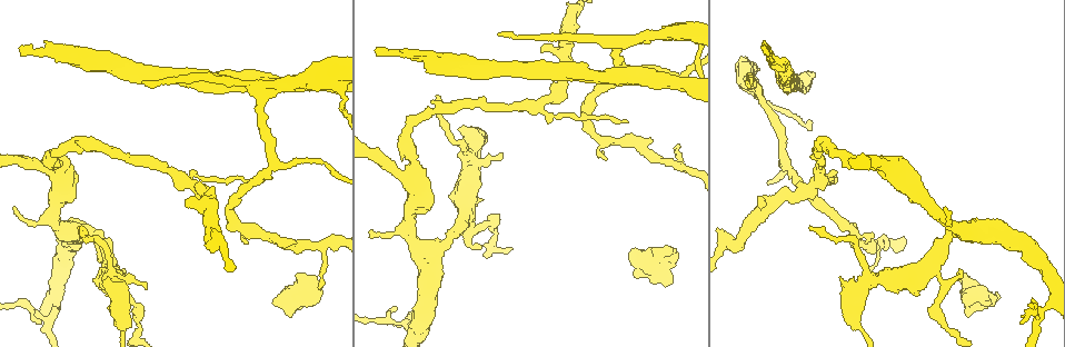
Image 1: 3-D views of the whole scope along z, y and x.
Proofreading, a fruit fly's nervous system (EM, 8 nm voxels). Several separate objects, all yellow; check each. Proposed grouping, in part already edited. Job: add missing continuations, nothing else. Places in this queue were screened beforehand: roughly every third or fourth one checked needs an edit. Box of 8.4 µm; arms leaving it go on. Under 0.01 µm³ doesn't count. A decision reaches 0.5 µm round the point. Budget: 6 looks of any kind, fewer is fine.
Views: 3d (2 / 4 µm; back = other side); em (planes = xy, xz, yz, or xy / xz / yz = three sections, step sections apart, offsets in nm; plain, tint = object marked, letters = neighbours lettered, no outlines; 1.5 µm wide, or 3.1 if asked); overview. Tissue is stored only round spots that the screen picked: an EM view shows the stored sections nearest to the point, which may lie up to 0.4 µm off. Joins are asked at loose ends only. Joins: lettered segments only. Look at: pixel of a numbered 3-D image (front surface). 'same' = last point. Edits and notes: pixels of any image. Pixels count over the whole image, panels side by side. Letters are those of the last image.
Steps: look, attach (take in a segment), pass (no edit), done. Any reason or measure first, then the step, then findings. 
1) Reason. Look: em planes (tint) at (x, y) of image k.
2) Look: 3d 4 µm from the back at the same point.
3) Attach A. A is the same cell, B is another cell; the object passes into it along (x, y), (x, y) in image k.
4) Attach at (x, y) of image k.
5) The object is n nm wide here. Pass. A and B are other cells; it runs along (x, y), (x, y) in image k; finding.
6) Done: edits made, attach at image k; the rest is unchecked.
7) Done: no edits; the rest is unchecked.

Thin end. Look: em xz step 4 (tint) at (500, 34) of image 1.

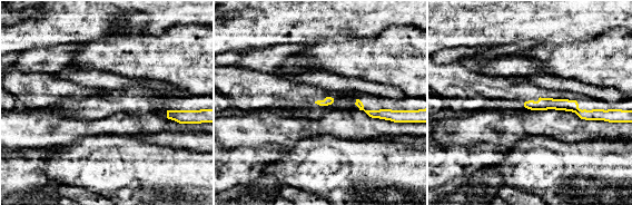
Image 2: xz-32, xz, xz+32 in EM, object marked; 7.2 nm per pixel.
Look: em xz step 4 (letters) at the same point.

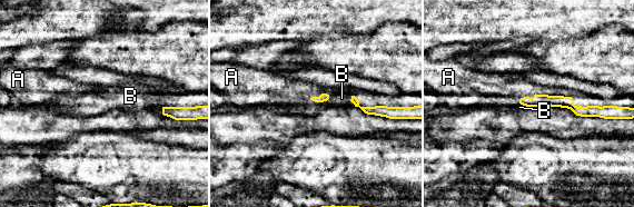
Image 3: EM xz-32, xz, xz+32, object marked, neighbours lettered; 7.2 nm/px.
Attach A. A is the same cell, B is another cell; the neuron continues.

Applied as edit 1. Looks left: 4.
See it whole again. Look: overview.

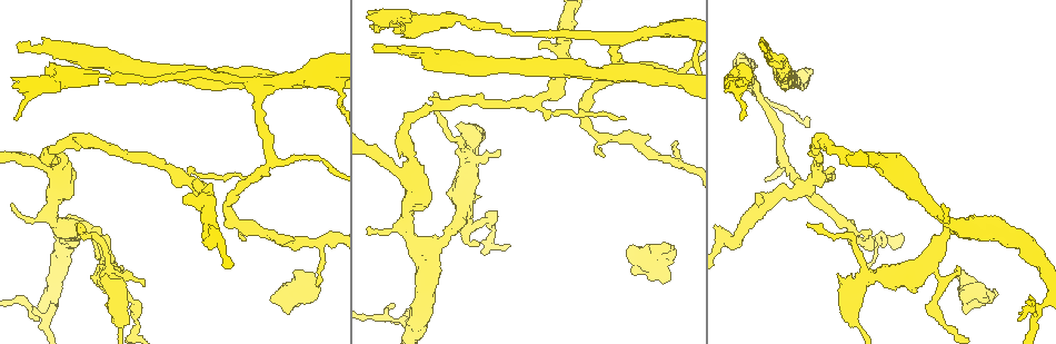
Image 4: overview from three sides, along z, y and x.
Thin end. Look: 3d 2 µm at (477, 244) of image 4.

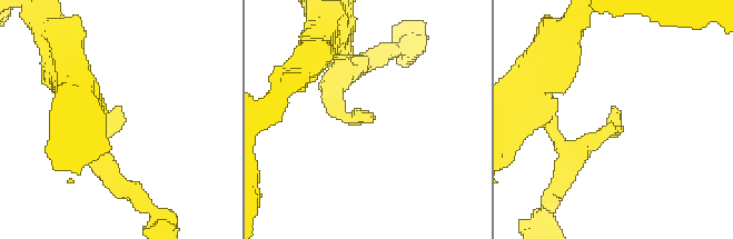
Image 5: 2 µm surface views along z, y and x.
Look: em planes (letters) at (370, 116) of image 5.

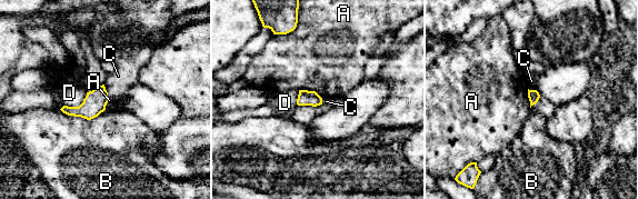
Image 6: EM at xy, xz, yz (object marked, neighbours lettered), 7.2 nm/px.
Pass. A, B, C and D are other cells; a border runs along (297, 23), (292, 30), (275, 35) in image 6; no lettered segment goes on from it.

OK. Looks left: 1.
Done: edits made, attach at image 3; the rest is unchecked.

